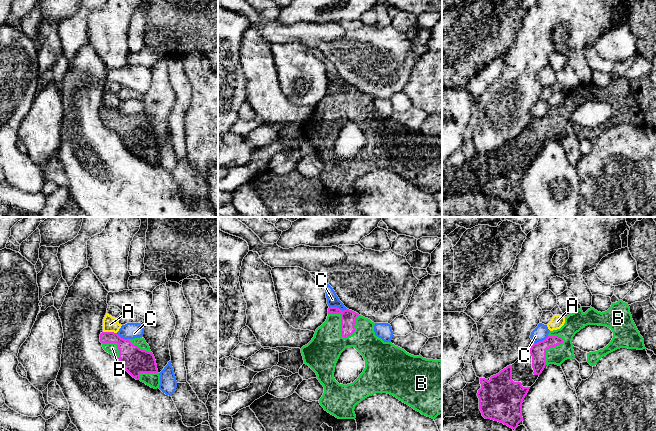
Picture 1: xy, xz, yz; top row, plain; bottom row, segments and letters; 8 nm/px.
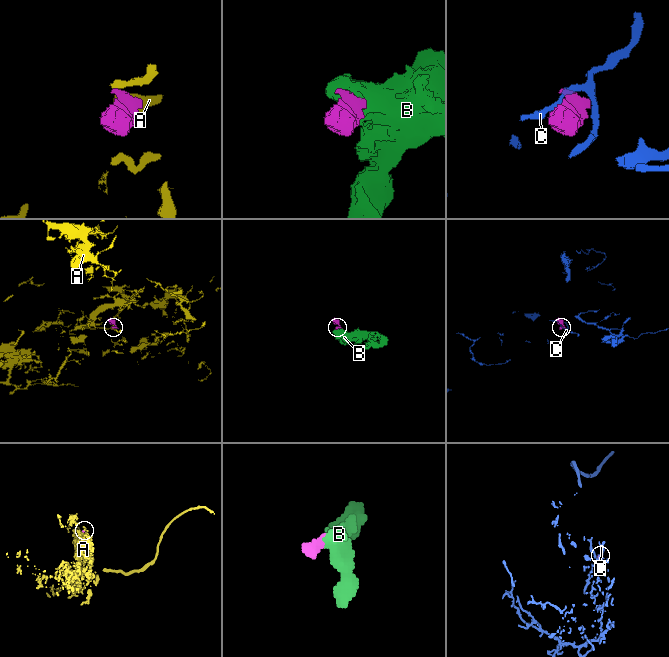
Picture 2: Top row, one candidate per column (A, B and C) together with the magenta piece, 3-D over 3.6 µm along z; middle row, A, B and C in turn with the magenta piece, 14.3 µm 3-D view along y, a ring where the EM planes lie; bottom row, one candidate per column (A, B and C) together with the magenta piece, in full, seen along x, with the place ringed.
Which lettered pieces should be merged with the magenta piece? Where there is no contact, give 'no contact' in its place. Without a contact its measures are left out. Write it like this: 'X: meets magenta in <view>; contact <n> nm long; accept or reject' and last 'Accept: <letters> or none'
A: meets magenta in xy; contact 110 nm long; reject
B: meets magenta in xz; contact 260 nm long; accept
C: meets magenta in xz; contact 150 nm long; reject
Accept: B

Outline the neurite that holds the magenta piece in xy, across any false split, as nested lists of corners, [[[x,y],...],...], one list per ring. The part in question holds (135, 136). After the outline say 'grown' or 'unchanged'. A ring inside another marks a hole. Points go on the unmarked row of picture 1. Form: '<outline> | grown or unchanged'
[[[102,108],[100,118],[103,125],[117,133],[133,154],[151,164],[159,164],[156,136],[144,114],[123,115],[117,109]]] | grown

